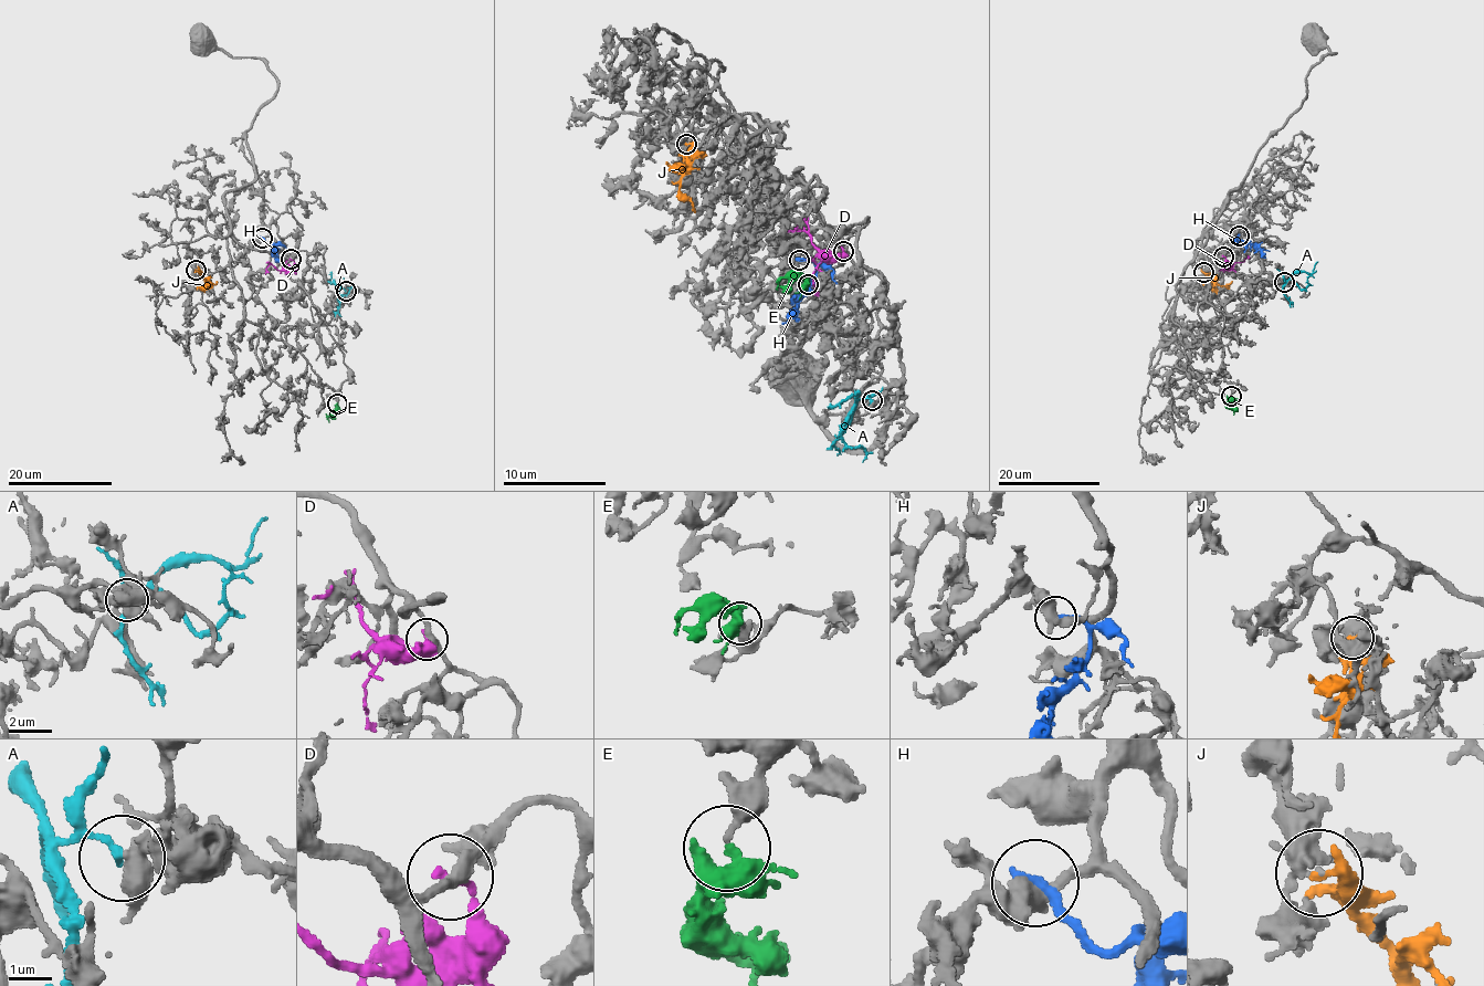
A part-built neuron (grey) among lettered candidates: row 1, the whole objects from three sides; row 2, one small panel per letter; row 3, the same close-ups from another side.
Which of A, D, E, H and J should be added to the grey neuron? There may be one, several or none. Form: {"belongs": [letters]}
{"belongs": []}

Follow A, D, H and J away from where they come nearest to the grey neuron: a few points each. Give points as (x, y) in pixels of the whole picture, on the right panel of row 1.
A: (1283, 281), (1290, 279), (1302, 290), (1307, 286), (1308, 278), (1314, 276)
D: (1224, 255), (1228, 263), (1224, 266), (1222, 262), (1223, 272)
H: (1239, 235), (1235, 241), (1243, 240), (1259, 248), (1260, 258)
J: (1203, 272), (1220, 285), (1232, 281)

